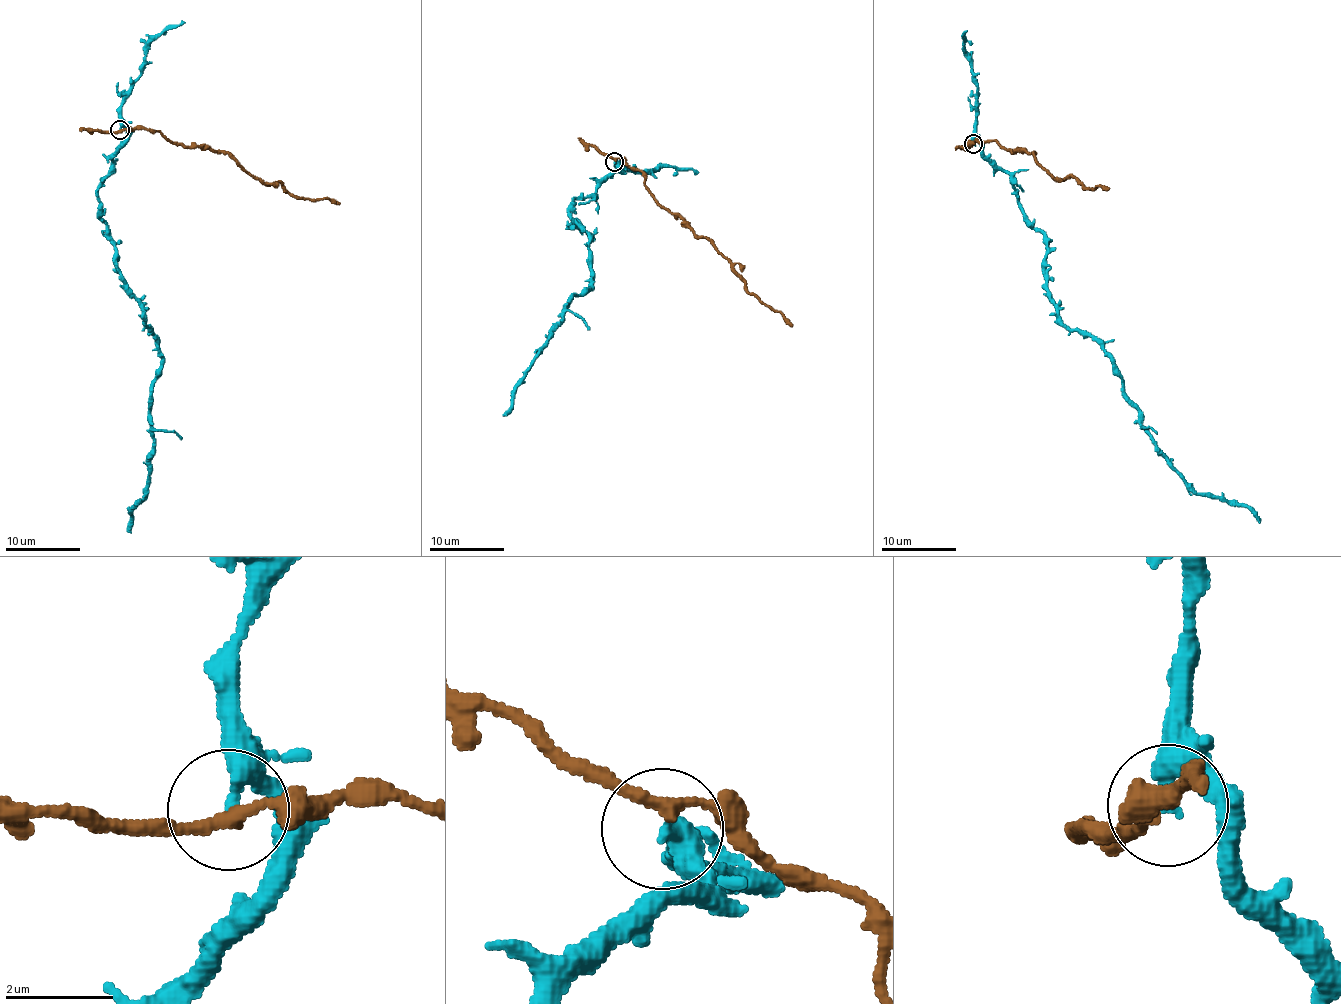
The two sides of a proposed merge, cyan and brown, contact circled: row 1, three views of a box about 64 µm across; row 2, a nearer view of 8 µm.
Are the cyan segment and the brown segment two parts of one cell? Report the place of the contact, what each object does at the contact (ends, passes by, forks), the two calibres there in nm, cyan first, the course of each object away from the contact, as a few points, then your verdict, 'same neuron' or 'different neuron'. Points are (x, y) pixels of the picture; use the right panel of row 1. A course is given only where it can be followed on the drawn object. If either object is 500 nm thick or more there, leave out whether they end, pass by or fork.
place (973, 144); cyan ends; brown passes by; calibres 360 and 220 nm; course cyan (973, 144), (1009, 175), (1040, 232), (1061, 322), (1113, 358), (1154, 448), (1198, 492), (1260, 523); course brown (972, 144), (979, 140), (997, 141), (1014, 151), (1032, 151), (1056, 179), (1078, 178), (1086, 188), (1109, 188); different neuron

